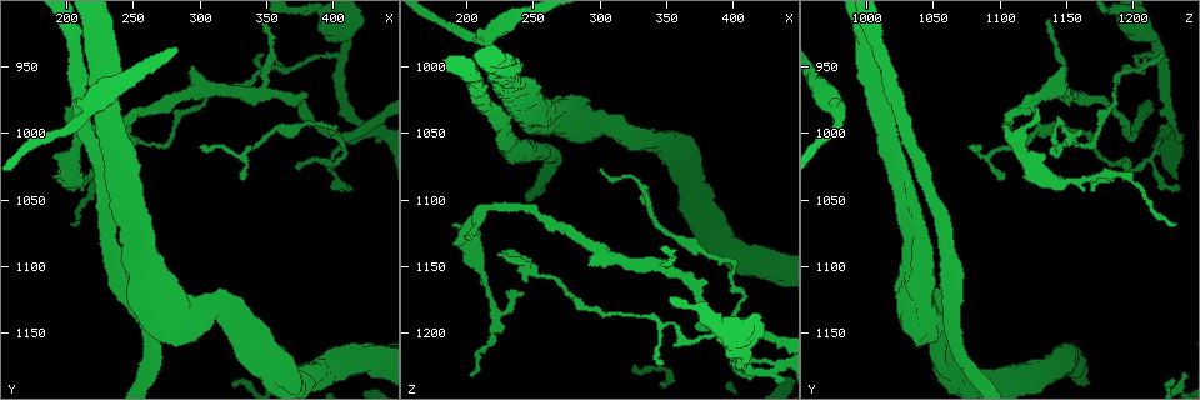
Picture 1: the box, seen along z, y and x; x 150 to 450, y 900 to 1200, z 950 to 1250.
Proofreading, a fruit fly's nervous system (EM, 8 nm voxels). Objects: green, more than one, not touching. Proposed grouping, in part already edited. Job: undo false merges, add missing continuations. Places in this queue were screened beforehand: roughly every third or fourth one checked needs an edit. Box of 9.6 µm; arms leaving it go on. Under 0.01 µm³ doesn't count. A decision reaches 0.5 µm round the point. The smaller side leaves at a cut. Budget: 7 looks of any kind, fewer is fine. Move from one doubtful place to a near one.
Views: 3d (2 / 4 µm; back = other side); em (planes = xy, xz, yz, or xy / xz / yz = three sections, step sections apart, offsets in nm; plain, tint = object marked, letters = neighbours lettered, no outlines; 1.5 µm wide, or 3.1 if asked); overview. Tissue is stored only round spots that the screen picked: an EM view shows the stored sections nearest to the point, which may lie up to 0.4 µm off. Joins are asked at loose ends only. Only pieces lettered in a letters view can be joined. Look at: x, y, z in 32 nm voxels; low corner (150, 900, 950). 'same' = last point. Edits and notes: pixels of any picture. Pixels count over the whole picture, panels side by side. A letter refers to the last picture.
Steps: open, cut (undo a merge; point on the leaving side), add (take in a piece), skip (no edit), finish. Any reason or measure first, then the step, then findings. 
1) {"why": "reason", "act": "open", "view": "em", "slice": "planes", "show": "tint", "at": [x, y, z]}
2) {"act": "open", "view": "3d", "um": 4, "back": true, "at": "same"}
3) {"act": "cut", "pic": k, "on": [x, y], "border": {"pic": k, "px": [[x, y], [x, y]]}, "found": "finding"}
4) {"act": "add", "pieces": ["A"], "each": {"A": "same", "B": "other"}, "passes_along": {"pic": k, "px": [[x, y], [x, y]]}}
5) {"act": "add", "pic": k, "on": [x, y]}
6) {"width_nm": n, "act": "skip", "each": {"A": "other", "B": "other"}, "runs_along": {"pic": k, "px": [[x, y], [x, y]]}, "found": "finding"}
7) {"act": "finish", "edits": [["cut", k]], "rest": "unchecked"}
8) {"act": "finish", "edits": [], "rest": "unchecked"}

{"why": "arms part here", "act": "open", "view": "em", "slice": "planes", "show": "plain", "at": [302, 964, 1140]}

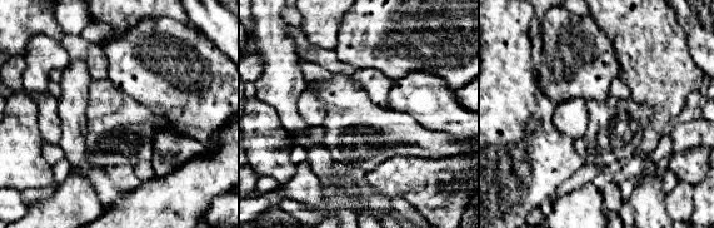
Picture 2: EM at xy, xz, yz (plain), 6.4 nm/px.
{"why": "with the object marked", "act": "open", "view": "em", "slice": "planes", "show": "tint", "at": "same"}

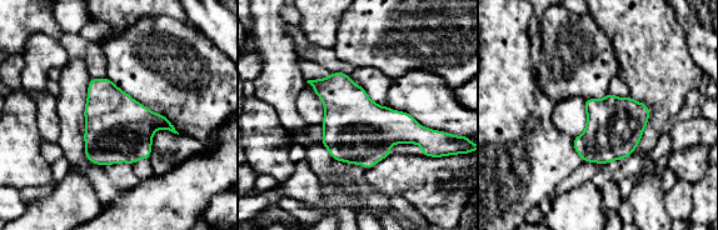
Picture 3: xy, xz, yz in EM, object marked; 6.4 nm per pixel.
{"why": "see the neighbours", "act": "open", "view": "em", "slice": "planes", "show": "letters", "at": "same"}

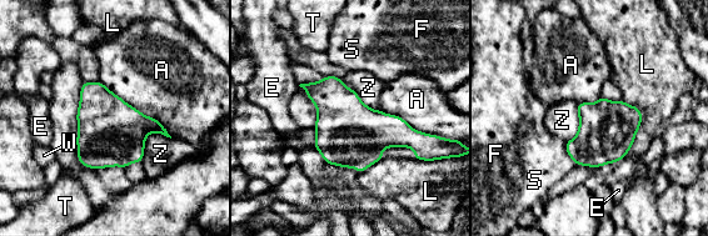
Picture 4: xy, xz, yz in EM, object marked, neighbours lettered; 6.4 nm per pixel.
{"act": "skip", "each": {"A": "other", "E": "other", "F": "other", "L": "other", "S": "other", "T": "other", "W": "other", "Z": "other"}, "border": {"pic": 4, "px": [[170, 137], [150, 132], [141, 162]]}, "found": "all the same cell"}

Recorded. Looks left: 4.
{"why": "three arms meet", "act": "open", "view": "3d", "um": 2, "at": [406, 944, 1218]}

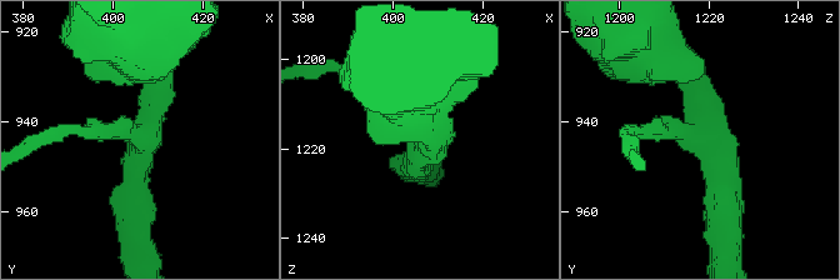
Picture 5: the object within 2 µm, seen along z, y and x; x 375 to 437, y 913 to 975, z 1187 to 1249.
{"act": "open", "view": "em", "slice": "planes", "show": "tint", "at": [407, 943, 1218]}

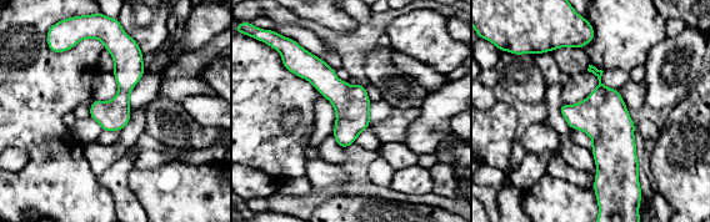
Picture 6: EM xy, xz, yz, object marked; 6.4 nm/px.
{"why": "see the neighbours", "act": "open", "view": "em", "slice": "planes", "show": "letters", "at": "same"}

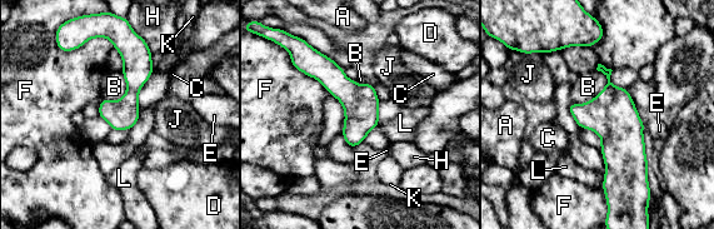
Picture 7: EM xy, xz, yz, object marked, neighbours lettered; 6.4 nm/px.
{"act": "skip", "each": {"A": "other", "B": "other", "C": "other", "D": "other", "E": "other", "F": "other", "H": "other", "J": "other", "K": "other", "L": "other"}, "border": {"pic": 7, "px": [[607, 76], [593, 98], [569, 104]]}, "found": "all the same cell"}

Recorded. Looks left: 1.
{"act": "finish", "edits": [], "rest": "unchecked"}

